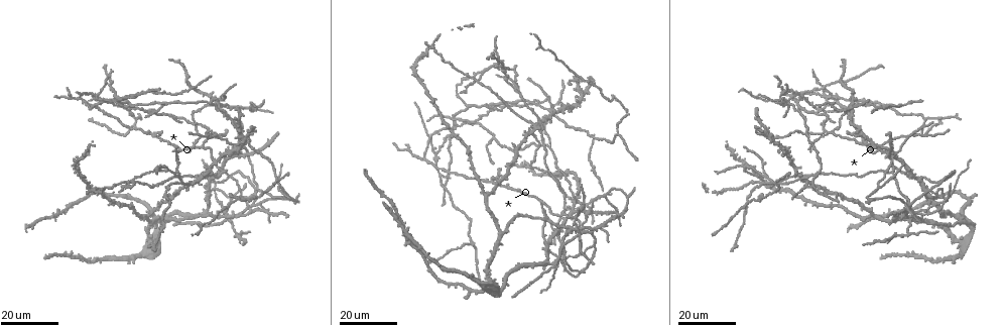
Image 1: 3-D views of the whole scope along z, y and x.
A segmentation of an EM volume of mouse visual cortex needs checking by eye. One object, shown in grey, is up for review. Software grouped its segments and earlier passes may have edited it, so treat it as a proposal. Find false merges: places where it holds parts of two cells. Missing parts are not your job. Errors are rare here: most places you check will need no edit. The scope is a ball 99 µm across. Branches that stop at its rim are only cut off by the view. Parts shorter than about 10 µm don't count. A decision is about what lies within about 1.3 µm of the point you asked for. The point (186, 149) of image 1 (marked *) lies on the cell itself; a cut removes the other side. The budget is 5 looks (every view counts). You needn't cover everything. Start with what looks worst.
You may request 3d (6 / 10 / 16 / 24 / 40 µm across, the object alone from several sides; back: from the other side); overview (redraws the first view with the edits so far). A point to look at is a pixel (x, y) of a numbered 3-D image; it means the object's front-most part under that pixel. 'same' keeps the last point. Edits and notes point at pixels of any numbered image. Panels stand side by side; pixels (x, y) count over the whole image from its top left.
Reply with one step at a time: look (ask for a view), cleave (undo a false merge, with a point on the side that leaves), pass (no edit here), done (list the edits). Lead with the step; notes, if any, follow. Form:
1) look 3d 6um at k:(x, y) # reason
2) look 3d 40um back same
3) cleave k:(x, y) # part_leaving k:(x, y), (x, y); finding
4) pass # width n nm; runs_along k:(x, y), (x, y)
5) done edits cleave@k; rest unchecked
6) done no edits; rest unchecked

look 3d 24um at 1:(455, 125) # four-way junction

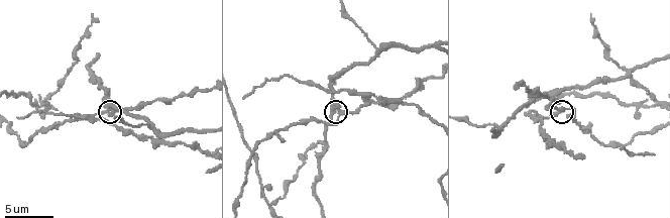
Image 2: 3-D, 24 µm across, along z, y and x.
look 3d 10um at 2:(338, 113)

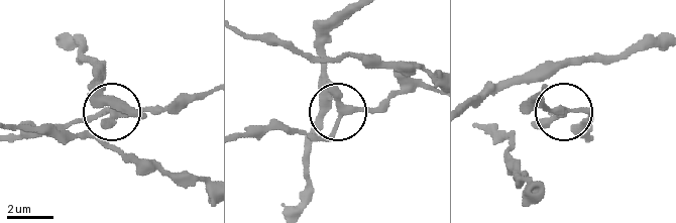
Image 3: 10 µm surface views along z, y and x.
pass # arms 4; runs_along 3:(242, 138), (277, 127), (324, 136), (341, 109), (409, 92); one cell here

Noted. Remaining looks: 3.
look 3d 16um at 1:(498, 65) # four or more arms meet

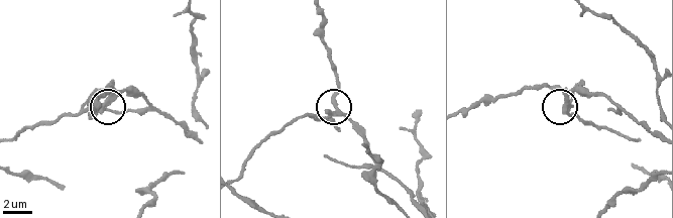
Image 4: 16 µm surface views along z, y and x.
look 3d 10um at 4:(564, 92) # closer look

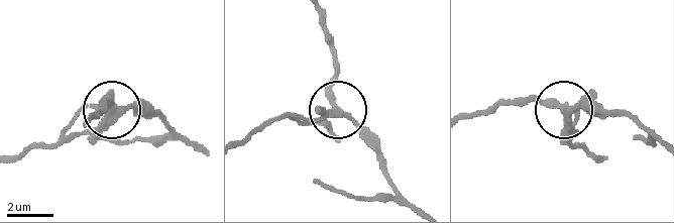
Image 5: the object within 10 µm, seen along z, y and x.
pass # runs_along 5:(410, 204), (390, 181), (381, 151), (335, 106), (335, 43); all the same cell

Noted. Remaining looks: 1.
done no edits; rest unchecked

